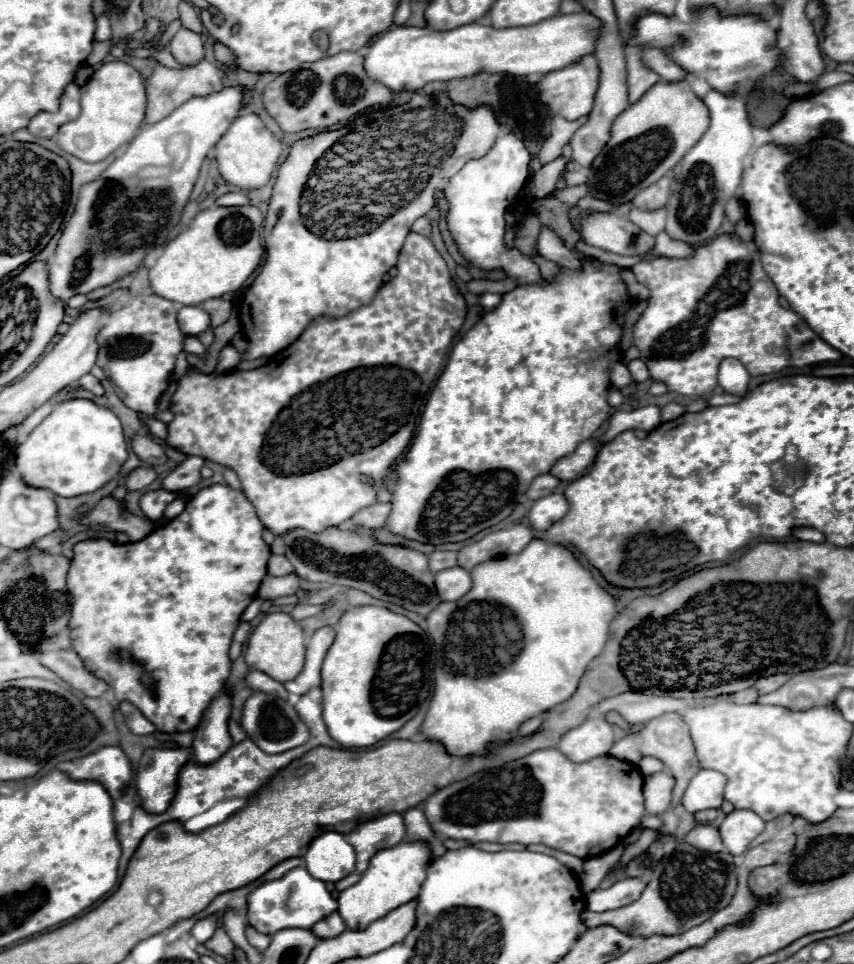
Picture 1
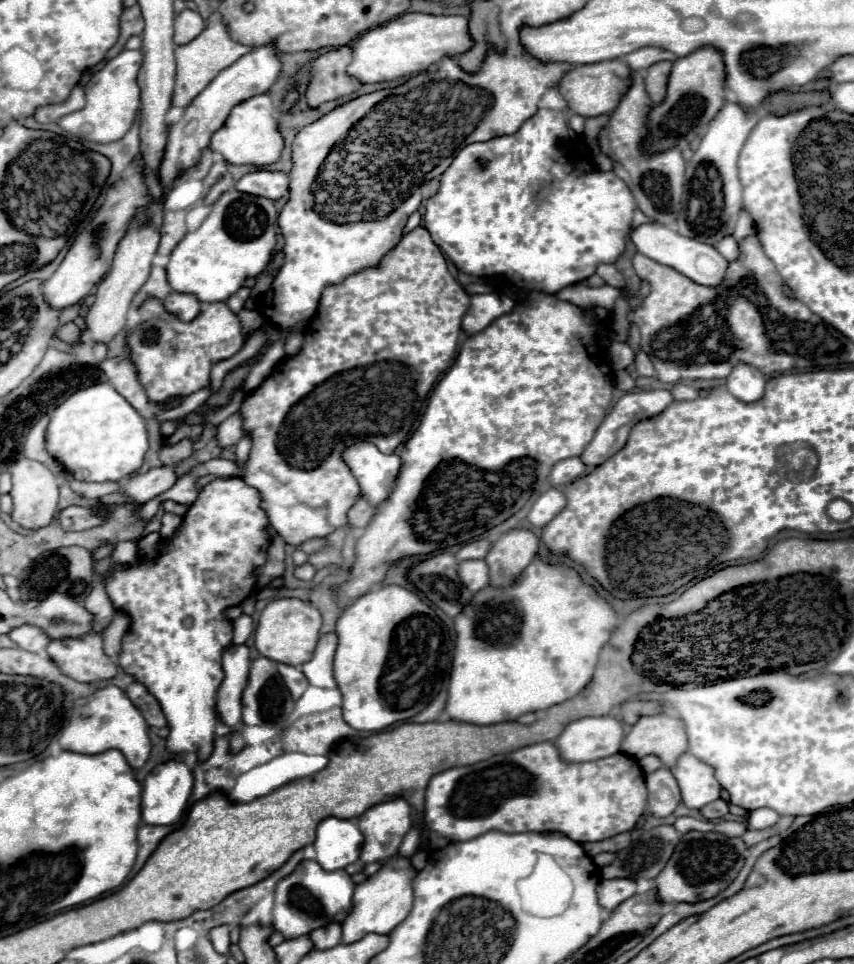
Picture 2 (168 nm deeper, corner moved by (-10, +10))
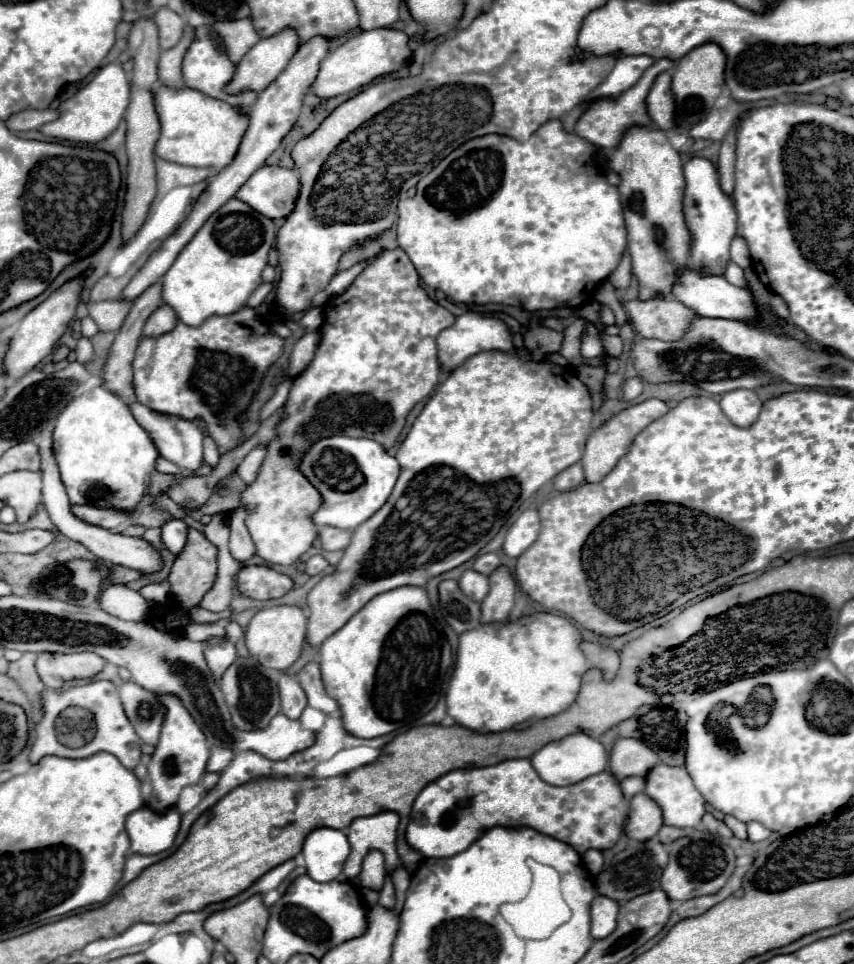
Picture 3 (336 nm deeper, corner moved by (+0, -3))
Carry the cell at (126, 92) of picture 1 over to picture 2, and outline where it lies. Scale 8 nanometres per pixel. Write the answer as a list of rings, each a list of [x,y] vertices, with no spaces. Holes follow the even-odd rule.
[[[122,50],[116,58],[108,60],[102,70],[98,70],[86,88],[86,106],[78,112],[64,116],[58,124],[68,132],[82,140],[110,144],[120,140],[134,124],[140,110],[140,86],[138,86],[138,70],[142,68],[142,52],[140,50]]]

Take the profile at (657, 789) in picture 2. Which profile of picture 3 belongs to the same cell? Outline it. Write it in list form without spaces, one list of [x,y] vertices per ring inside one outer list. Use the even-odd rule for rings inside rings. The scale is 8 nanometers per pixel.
[[[638,793],[628,803],[628,823],[626,837],[636,841],[652,839],[662,827],[660,807],[644,793]]]

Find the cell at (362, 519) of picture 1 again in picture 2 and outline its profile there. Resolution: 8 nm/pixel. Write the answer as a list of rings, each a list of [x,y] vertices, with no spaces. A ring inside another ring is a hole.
[[[360,498],[356,502],[356,506],[350,508],[350,512],[348,512],[348,524],[350,526],[358,526],[358,528],[364,528],[372,520],[372,516],[376,512],[378,512],[376,506],[372,506],[372,504],[368,504],[368,500]]]

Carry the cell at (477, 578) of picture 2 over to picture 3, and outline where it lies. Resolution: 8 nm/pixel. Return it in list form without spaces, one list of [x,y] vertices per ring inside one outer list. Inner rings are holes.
[[[468,569],[464,571],[464,575],[460,577],[460,591],[466,595],[466,597],[472,597],[474,601],[482,601],[488,591],[490,591],[490,585],[488,585],[488,577],[474,571],[474,569]]]

